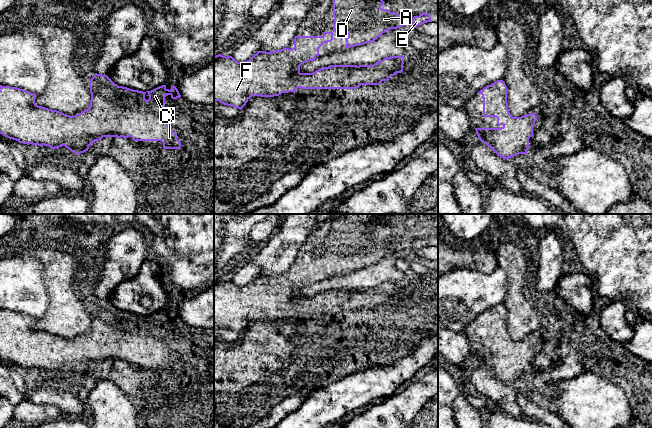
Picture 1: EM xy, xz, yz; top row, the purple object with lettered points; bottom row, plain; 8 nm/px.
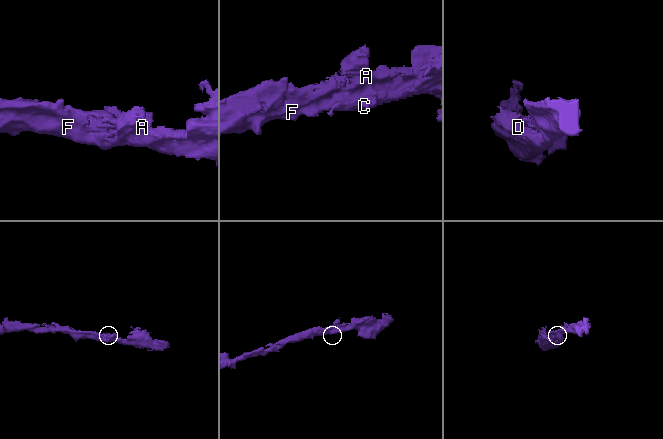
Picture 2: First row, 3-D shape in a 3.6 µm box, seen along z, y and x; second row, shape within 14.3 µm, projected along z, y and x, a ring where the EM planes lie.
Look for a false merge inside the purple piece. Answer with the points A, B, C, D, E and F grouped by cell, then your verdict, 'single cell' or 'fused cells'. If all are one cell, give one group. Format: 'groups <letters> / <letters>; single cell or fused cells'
groups A B C D E F; single cell

